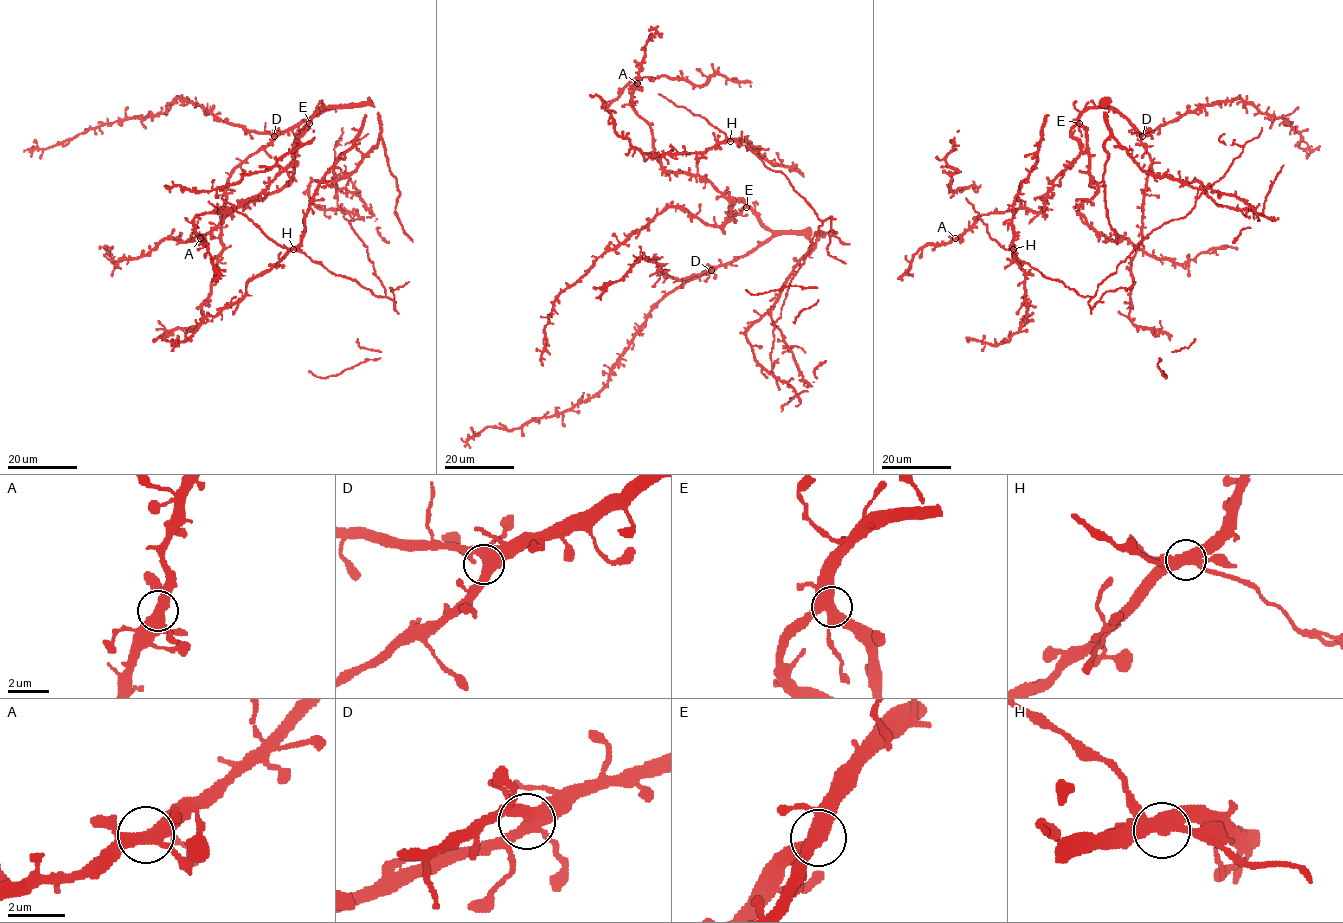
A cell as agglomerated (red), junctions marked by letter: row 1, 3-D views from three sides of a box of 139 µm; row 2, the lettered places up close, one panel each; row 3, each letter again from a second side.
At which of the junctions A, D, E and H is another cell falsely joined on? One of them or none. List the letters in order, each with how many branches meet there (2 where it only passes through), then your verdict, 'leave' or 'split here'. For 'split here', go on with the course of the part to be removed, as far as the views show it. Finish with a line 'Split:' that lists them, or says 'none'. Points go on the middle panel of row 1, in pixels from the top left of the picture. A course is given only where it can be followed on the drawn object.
A: 4 | leave
D: 4 | leave
E: 4 | leave
H: 4 | leave
Split: none

